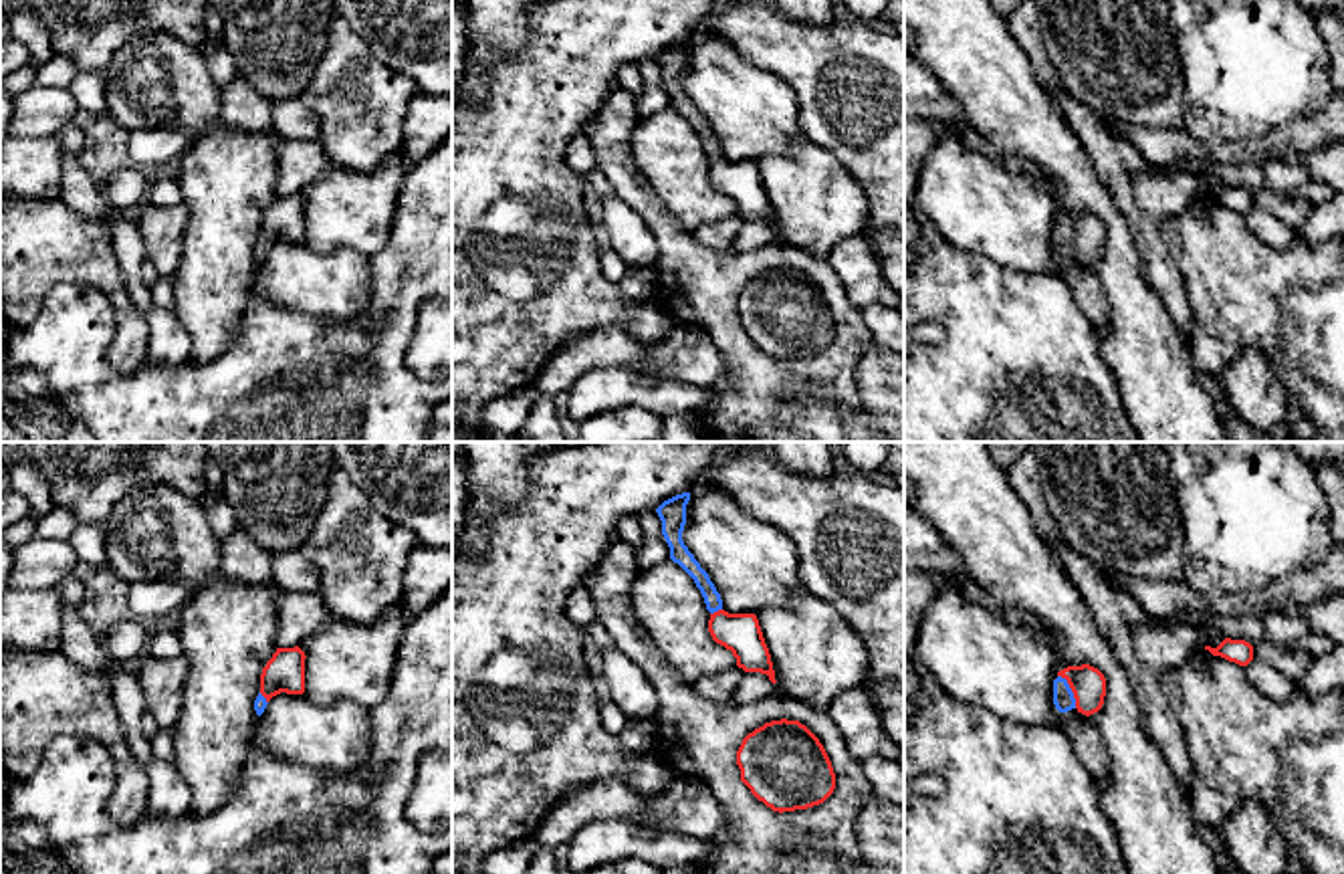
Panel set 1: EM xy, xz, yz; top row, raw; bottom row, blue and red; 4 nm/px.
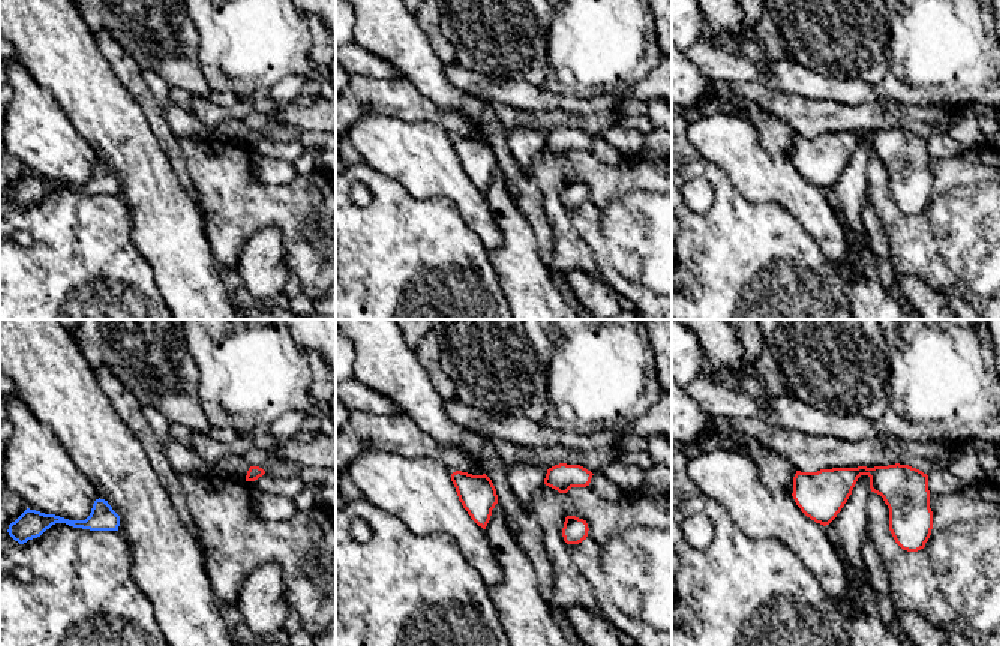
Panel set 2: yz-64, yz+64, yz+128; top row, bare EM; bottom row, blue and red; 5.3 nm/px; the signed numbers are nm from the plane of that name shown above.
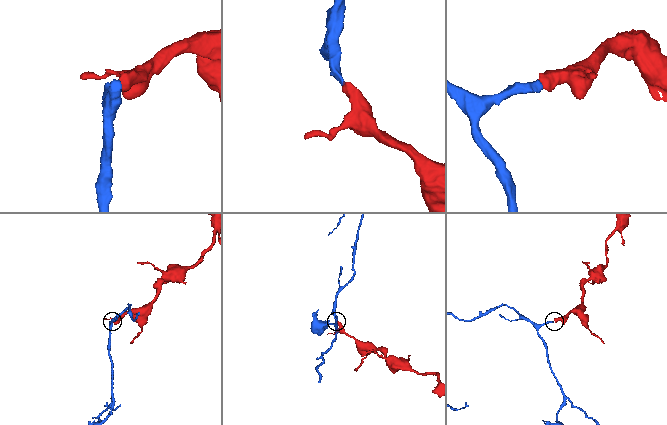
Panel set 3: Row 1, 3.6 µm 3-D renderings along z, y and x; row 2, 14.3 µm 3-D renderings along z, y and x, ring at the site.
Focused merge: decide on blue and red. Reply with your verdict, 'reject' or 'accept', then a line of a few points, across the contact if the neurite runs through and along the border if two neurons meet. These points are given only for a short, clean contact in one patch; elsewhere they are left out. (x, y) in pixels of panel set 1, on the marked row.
accept; line yz (1064, 701), (1070, 691), (1088, 685)

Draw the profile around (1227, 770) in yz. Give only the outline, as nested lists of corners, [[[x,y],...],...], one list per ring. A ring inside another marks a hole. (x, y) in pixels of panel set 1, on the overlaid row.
[[[1199,648],[1183,666],[1164,670],[1158,676],[1158,682],[1185,733],[1185,747],[1193,771],[1189,801],[1195,824],[1199,828],[1219,828],[1241,803],[1257,799],[1273,807],[1275,830],[1283,836],[1287,850],[1300,856],[1306,870],[1312,874],[1344,874],[1344,688],[1334,688],[1322,694],[1306,694],[1304,690],[1298,690],[1292,700],[1269,700],[1249,682],[1245,666],[1213,656],[1205,648]]]

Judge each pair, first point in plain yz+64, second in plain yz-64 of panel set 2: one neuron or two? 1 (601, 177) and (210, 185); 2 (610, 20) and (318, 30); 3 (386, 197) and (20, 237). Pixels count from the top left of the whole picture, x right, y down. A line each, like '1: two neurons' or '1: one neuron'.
1: one neuron
2: two neurons
3: two neurons

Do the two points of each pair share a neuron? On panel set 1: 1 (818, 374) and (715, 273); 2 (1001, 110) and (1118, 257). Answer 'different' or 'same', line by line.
1: same
2: same

